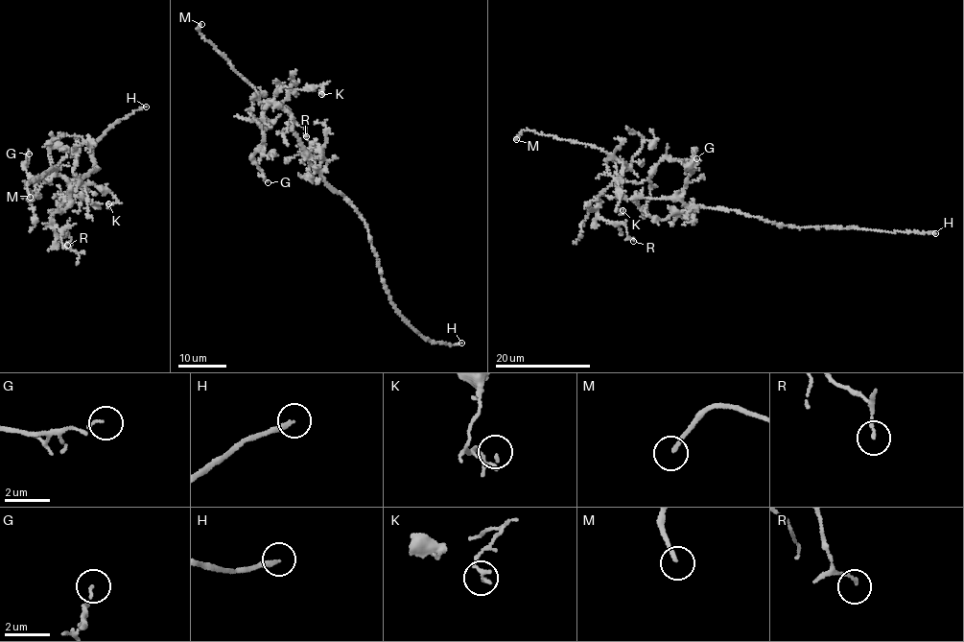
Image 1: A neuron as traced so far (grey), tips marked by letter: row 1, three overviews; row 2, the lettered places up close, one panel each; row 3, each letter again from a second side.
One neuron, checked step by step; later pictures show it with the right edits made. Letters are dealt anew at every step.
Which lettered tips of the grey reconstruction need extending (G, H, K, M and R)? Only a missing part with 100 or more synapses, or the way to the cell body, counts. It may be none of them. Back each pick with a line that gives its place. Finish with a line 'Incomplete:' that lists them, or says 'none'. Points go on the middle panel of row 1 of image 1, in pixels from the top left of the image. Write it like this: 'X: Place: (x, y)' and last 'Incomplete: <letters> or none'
H: Place: (461, 343)
M: Place: (201, 24)
Incomplete: H, M

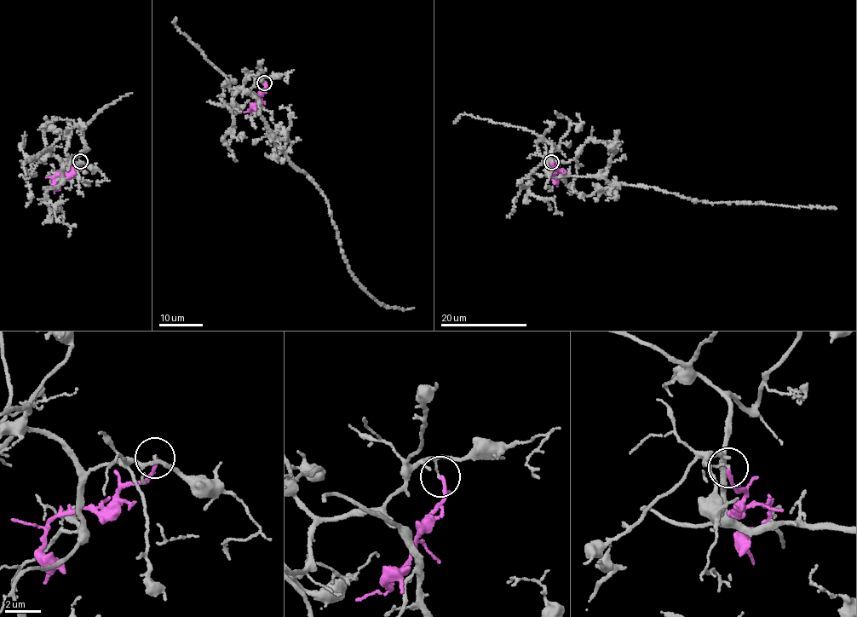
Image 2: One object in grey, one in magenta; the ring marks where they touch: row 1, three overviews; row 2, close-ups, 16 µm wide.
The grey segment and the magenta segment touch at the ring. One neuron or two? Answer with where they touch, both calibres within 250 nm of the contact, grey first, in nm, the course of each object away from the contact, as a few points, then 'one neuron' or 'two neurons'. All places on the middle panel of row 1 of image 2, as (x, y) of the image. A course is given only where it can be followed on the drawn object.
(264, 83) | 70/180 nm | grey via (263, 82), (259, 78), (250, 89), (259, 114), (288, 159), (325, 198), (352, 276), (382, 304), (413, 307) | magenta via (265, 82), (252, 108), (255, 110) | two neurons

